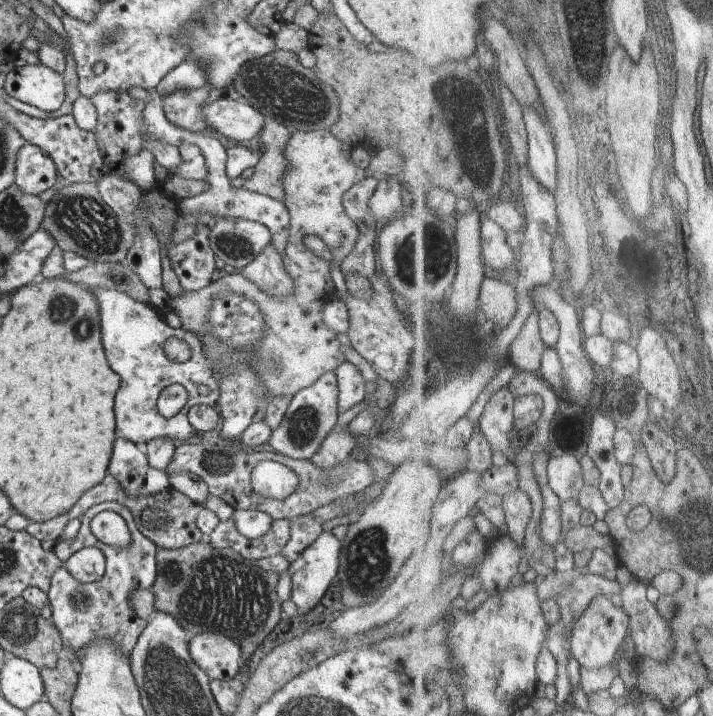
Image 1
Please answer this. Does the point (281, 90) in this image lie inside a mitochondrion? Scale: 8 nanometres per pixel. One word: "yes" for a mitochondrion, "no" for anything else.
yes

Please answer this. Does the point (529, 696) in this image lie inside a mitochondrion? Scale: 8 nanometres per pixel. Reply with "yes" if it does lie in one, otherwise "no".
no

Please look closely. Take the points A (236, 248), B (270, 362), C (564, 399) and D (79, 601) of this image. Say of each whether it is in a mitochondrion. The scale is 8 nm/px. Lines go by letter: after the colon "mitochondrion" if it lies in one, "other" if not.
A: mitochondrion
B: mitochondrion
C: other
D: mitochondrion

